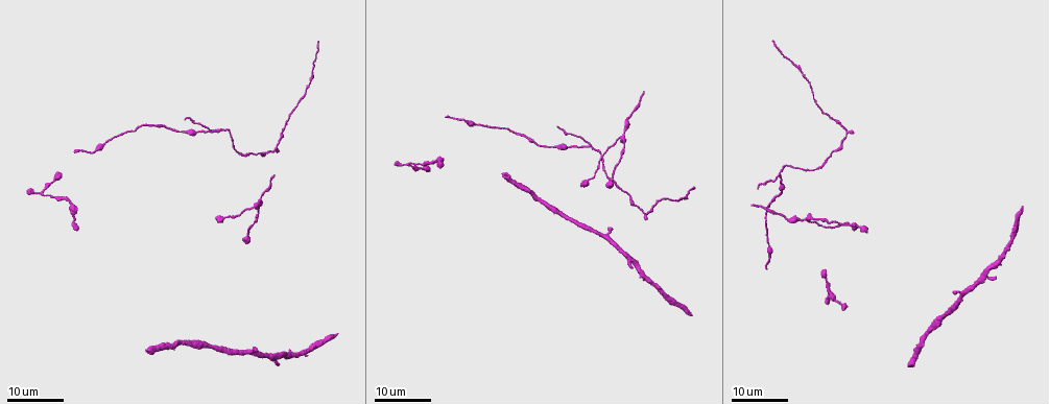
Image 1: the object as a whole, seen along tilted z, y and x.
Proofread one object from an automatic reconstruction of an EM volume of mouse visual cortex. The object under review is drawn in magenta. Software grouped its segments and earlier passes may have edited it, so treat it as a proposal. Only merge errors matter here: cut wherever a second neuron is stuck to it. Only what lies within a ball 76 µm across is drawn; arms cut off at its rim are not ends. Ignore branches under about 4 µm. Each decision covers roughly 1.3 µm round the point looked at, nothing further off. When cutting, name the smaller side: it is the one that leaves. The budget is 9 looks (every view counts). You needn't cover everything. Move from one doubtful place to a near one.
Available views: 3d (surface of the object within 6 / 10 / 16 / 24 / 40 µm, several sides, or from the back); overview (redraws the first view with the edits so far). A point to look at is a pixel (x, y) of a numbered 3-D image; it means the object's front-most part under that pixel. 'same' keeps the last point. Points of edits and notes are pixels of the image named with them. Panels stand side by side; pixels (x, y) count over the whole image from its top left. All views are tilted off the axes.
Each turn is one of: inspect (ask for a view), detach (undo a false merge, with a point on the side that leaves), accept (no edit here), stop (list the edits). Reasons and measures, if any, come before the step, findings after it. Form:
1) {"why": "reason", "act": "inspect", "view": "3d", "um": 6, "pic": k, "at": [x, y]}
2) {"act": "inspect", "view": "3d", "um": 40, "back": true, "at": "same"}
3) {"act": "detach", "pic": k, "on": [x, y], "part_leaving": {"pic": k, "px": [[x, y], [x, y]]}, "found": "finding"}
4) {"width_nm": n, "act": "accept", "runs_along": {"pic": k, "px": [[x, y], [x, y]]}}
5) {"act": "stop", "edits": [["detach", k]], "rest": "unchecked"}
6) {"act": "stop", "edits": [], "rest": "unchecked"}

{"why": "side arm on a straight run", "act": "inspect", "view": "3d", "um": 16, "pic": 1, "at": [808, 217]}

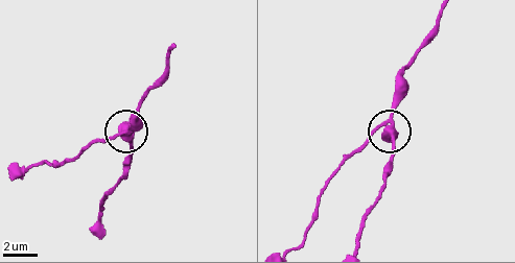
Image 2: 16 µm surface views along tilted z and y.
{"act": "inspect", "view": "3d", "um": 6, "pic": 2, "at": [382, 129]}

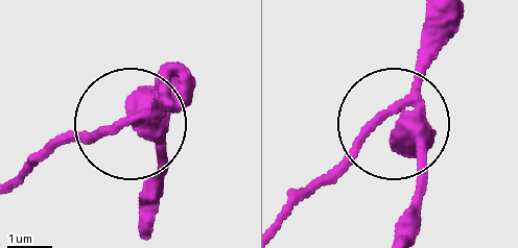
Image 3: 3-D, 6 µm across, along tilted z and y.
{"side_arm_um": 12, "act": "accept", "found": "all the same neuron"}

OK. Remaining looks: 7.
{"act": "inspect", "view": "3d", "um": 24, "pic": 1, "at": [935, 316]}

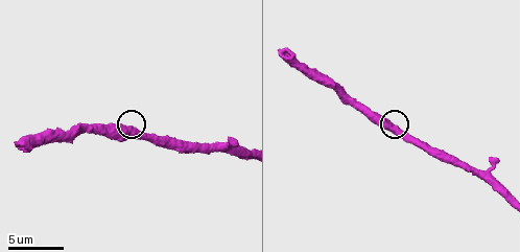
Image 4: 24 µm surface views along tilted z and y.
{"act": "inspect", "view": "3d", "um": 10, "pic": 4, "at": [128, 126]}

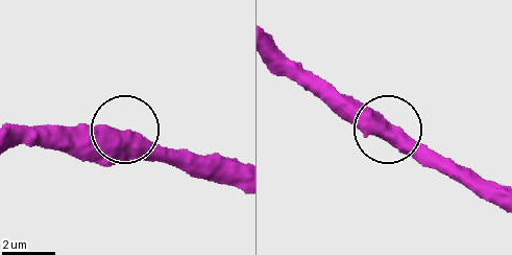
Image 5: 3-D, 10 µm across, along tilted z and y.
{"act": "accept", "found": "continuous, no second neuron"}

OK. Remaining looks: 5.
{"act": "inspect", "view": "3d", "um": 24, "pic": 1, "at": [72, 205]}

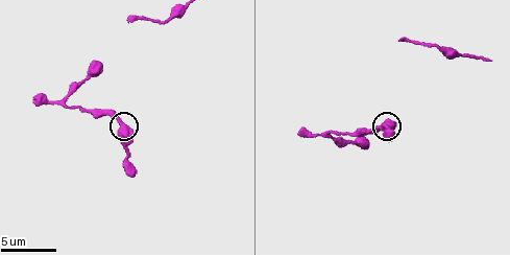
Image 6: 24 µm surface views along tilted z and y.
{"why": "zoom in", "act": "inspect", "view": "3d", "um": 10, "pic": 6, "at": [119, 124]}

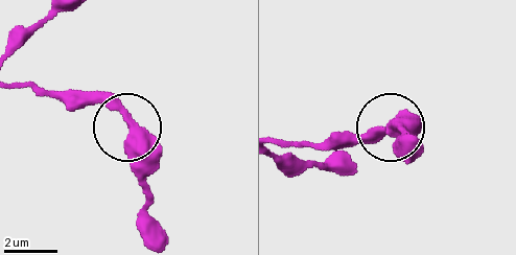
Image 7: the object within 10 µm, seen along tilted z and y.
{"width_nm": 370, "act": "accept", "found": "all the same neuron"}

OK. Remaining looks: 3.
{"act": "inspect", "view": "3d", "um": 16, "pic": 6, "at": [93, 65]}

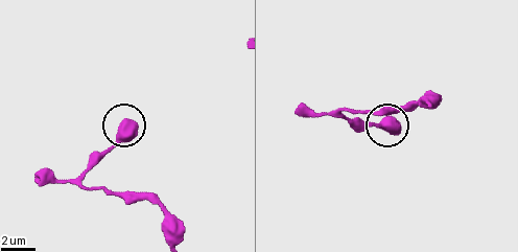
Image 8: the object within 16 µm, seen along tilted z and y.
{"act": "accept", "found": "one neuron here"}

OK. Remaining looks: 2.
{"act": "stop", "edits": [], "rest": "unchecked"}

